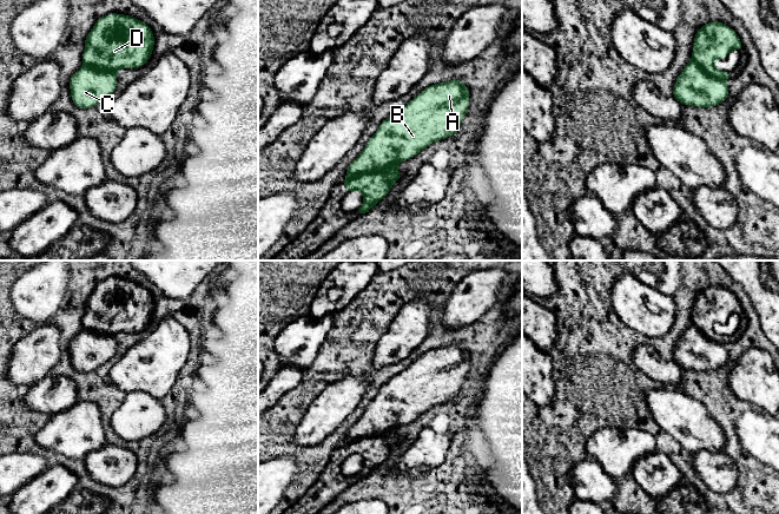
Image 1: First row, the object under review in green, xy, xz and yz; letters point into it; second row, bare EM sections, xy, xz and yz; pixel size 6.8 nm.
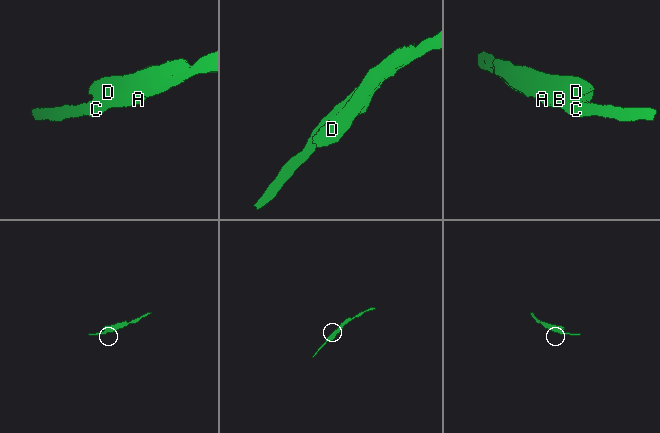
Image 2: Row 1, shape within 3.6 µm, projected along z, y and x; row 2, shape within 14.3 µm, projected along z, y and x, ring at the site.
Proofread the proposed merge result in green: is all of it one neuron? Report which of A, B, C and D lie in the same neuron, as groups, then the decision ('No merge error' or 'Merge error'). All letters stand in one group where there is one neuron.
Groups: A B C / D. Merge error

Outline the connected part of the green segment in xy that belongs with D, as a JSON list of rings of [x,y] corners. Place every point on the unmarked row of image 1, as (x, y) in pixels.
[[[111,277],[97,284],[85,302],[84,329],[117,336],[145,329],[154,311],[151,291],[137,282]]]

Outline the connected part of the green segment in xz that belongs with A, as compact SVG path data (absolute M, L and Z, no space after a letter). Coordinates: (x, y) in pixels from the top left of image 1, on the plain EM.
M460 343L429 349L405 370L379 388L359 420L348 430L346 442L388 433L422 416L430 408L455 400L469 371L470 355Z

